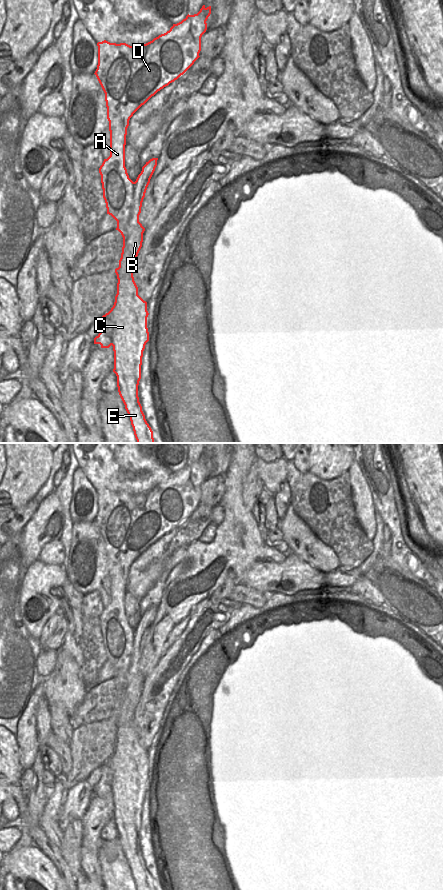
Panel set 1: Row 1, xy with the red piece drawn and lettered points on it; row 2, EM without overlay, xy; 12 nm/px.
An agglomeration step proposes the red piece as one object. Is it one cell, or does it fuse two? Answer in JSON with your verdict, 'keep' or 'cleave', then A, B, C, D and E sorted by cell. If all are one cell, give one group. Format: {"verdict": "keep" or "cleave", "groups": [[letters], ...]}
{"verdict": "cleave", "groups": [["A", "D"], ["B", "C", "E"]]}

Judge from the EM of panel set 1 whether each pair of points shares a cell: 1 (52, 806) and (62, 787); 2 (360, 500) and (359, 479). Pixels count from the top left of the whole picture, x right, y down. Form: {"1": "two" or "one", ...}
{"1": "one", "2": "one"}

